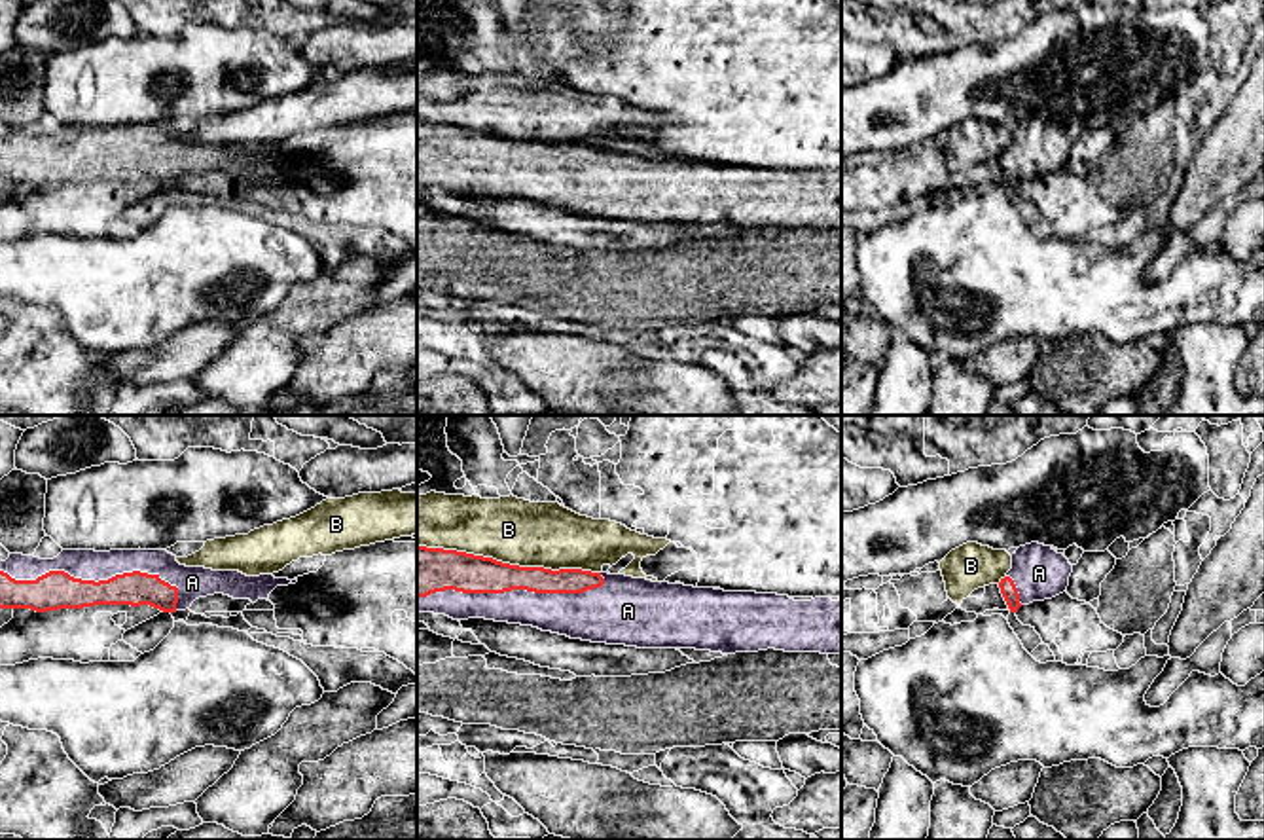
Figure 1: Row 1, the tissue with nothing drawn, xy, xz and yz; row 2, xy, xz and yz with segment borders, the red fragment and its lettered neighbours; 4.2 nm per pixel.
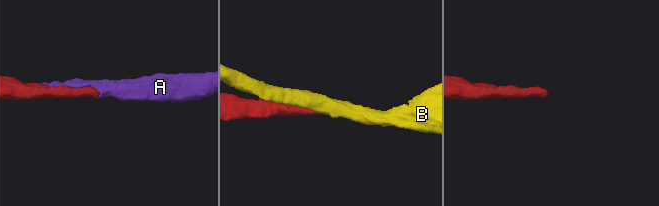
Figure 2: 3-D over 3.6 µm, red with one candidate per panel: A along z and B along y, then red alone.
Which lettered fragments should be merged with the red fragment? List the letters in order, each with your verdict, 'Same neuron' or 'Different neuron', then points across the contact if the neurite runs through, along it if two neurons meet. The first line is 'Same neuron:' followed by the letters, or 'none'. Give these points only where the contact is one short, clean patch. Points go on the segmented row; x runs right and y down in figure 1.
Same neuron: A
A: Same neuron
B: Different neuron

